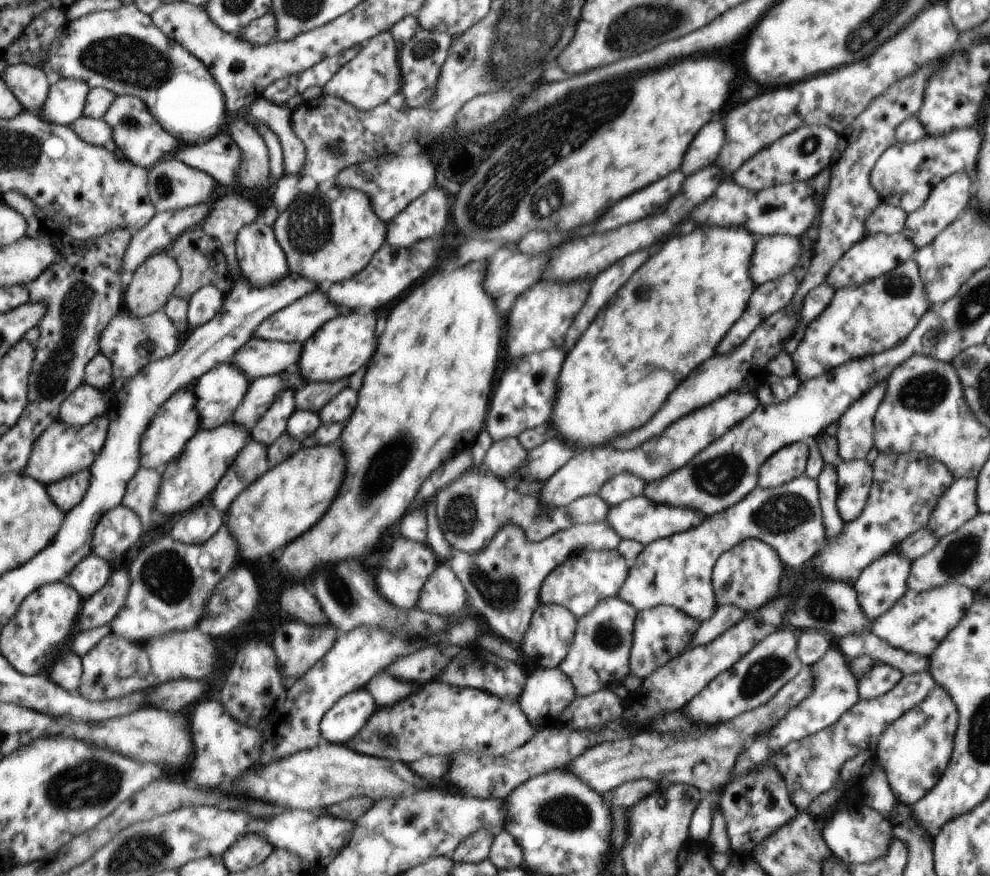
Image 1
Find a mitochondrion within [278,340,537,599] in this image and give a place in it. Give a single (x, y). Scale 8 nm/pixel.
(392, 457)

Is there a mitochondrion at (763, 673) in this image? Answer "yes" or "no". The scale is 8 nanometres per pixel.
yes

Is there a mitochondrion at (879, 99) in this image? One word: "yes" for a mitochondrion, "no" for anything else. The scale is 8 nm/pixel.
no

